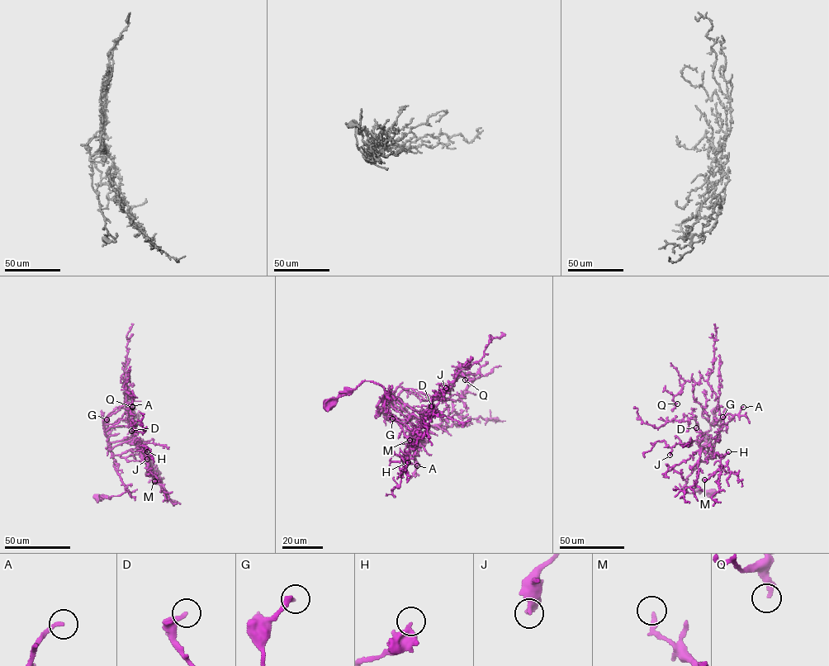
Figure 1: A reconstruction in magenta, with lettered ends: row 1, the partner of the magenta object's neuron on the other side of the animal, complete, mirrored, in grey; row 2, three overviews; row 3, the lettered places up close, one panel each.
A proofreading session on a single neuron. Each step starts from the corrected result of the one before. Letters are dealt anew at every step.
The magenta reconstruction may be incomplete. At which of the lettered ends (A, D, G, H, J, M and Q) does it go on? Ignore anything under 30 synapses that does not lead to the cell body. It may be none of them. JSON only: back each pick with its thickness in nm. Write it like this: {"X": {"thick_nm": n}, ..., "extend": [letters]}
{"extend": []}

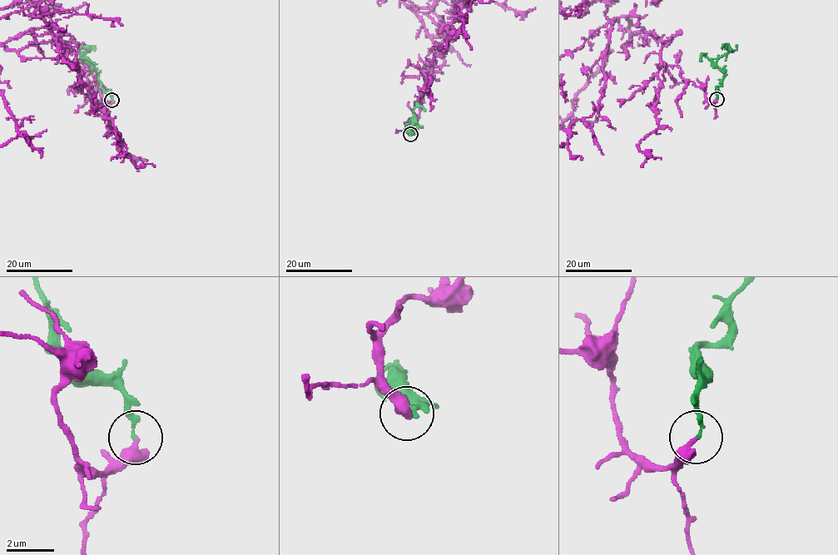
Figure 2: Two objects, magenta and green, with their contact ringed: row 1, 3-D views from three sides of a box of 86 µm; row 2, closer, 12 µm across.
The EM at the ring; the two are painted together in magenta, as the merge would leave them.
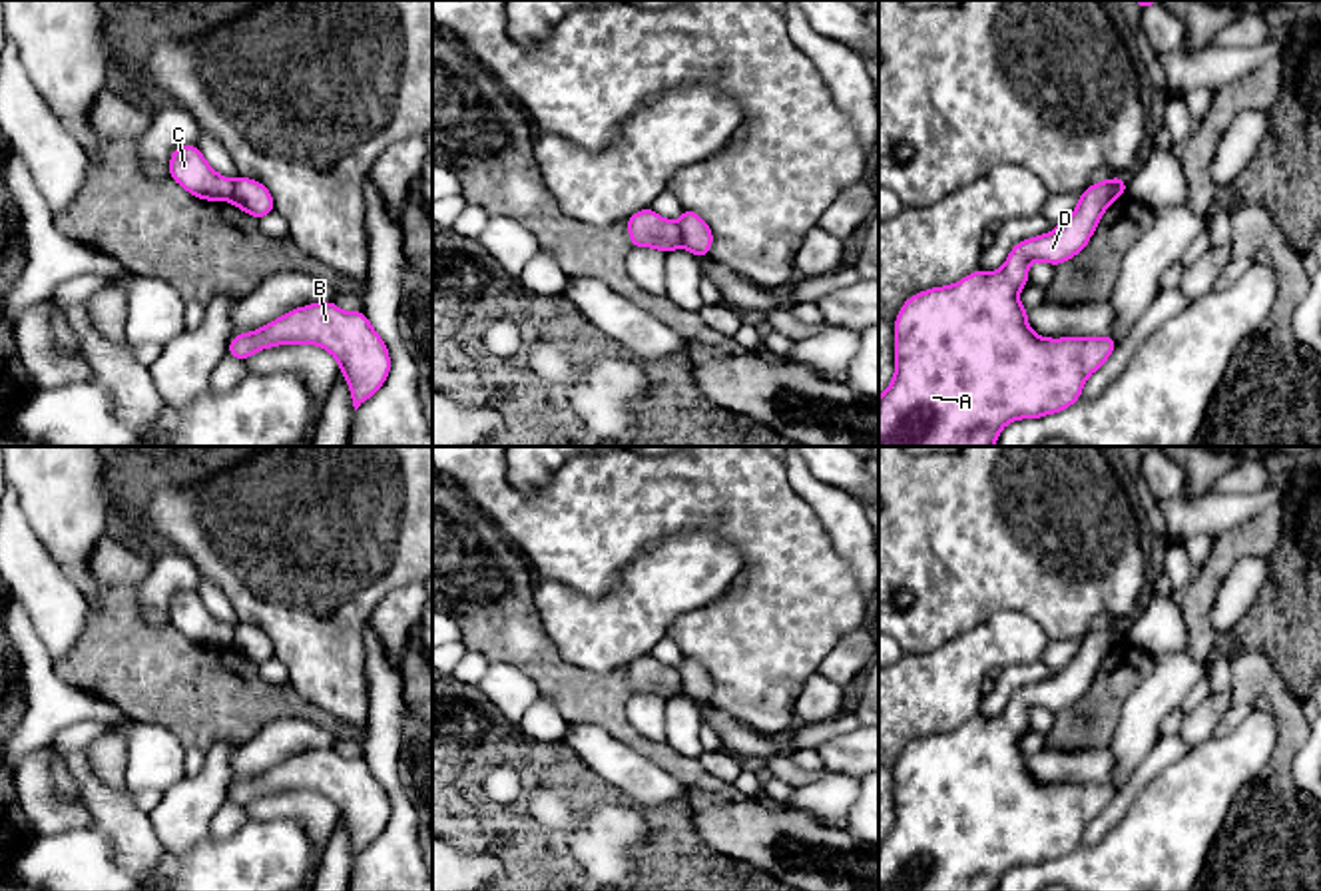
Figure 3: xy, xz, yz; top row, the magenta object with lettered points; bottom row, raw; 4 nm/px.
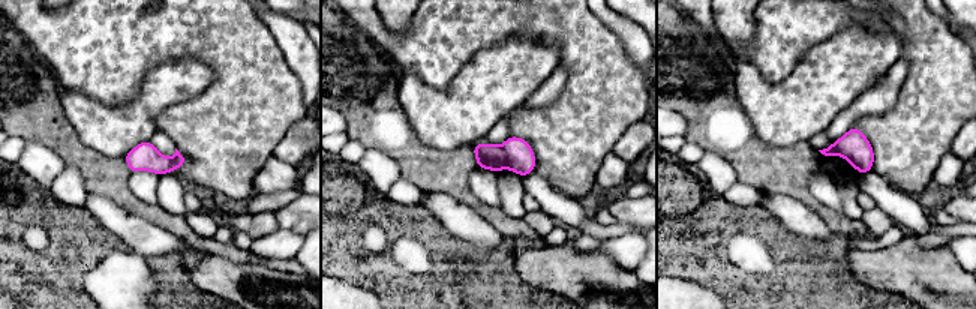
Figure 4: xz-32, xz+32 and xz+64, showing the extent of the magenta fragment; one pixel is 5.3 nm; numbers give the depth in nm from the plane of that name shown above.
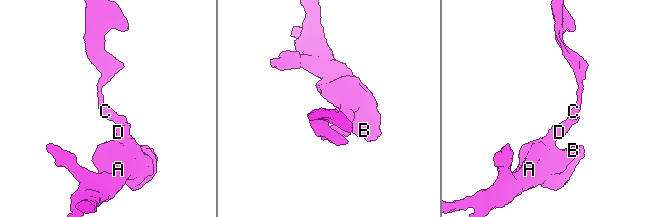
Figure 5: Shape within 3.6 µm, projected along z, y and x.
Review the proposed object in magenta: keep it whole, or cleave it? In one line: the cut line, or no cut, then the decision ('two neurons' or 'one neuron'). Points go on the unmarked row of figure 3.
xz (676, 668), (682, 692) | two neurons

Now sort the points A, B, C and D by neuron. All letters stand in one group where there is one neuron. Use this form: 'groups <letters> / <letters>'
groups A B D / C

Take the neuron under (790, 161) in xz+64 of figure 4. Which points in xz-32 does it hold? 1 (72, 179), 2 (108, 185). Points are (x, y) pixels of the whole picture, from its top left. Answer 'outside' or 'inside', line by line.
1: outside
2: inside

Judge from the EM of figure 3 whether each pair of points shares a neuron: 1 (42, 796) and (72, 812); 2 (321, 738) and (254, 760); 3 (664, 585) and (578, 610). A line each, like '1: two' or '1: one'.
1: one
2: one
3: one

